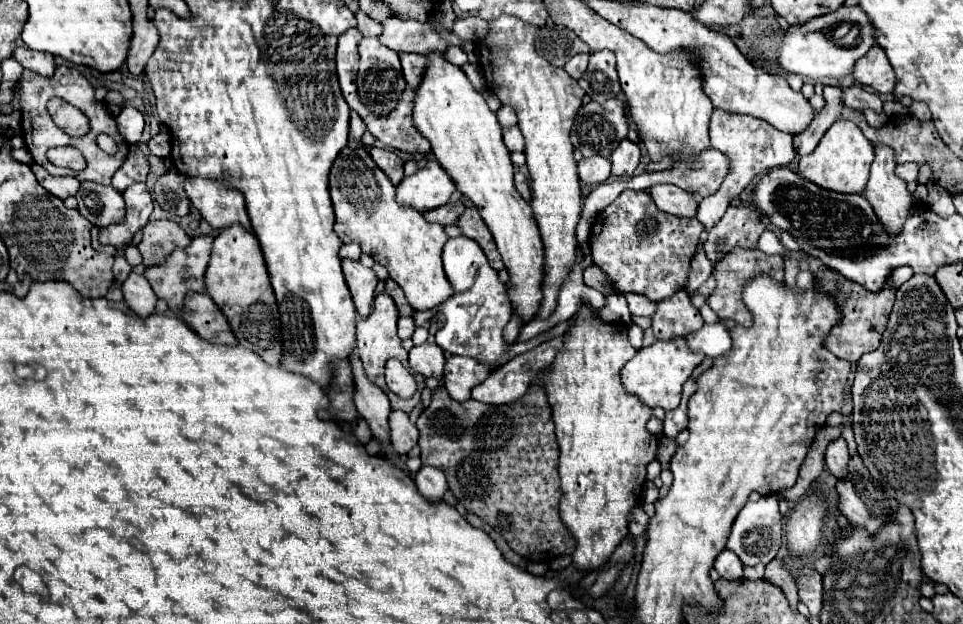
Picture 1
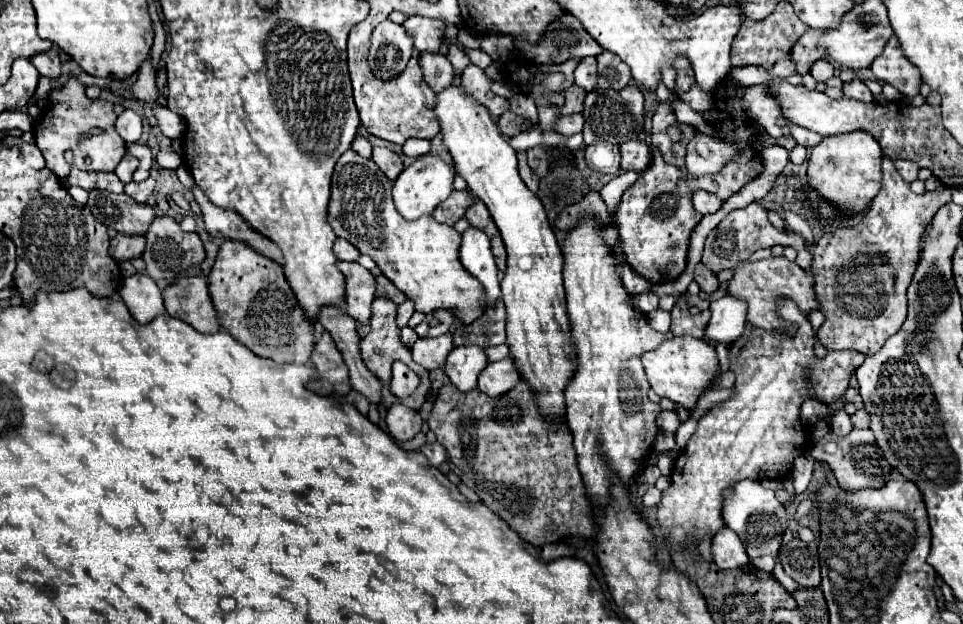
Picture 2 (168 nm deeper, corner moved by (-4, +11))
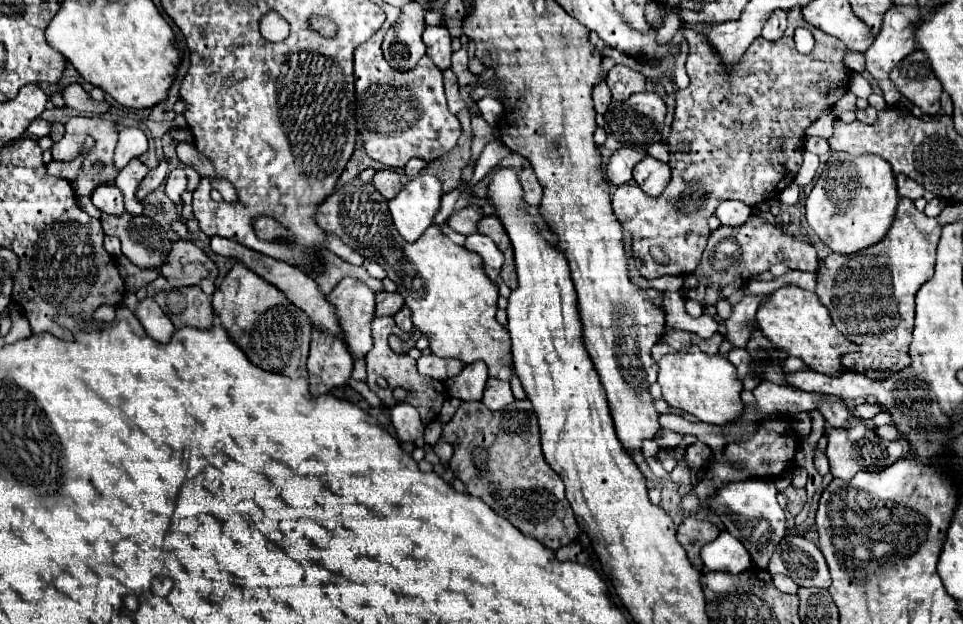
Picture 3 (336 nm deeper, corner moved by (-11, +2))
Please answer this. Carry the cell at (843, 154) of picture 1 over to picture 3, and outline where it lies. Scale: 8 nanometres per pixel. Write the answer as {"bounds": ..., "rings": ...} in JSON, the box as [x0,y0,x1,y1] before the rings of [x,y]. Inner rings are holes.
{"bounds":[806,153,898,255],"rings":[[[832,153],[826,171],[806,197],[806,221],[832,251],[848,255],[876,245],[890,229],[898,207],[896,179],[882,157]]]}

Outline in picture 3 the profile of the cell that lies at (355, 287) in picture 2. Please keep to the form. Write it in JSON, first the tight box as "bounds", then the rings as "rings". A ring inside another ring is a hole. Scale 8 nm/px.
{"bounds":[326,277,376,359],"rings":[[[346,277],[330,295],[326,295],[326,301],[336,307],[336,317],[352,357],[364,359],[372,349],[370,323],[376,307],[374,293],[362,281]]]}

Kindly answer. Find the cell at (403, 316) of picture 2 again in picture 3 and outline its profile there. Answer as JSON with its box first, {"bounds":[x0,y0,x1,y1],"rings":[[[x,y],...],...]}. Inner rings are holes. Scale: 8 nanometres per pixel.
{"bounds":[394,307,412,331],"rings":[[[402,307],[396,315],[394,315],[394,321],[396,321],[396,325],[402,329],[402,331],[412,331],[412,319],[410,319],[410,309],[408,307]]]}

